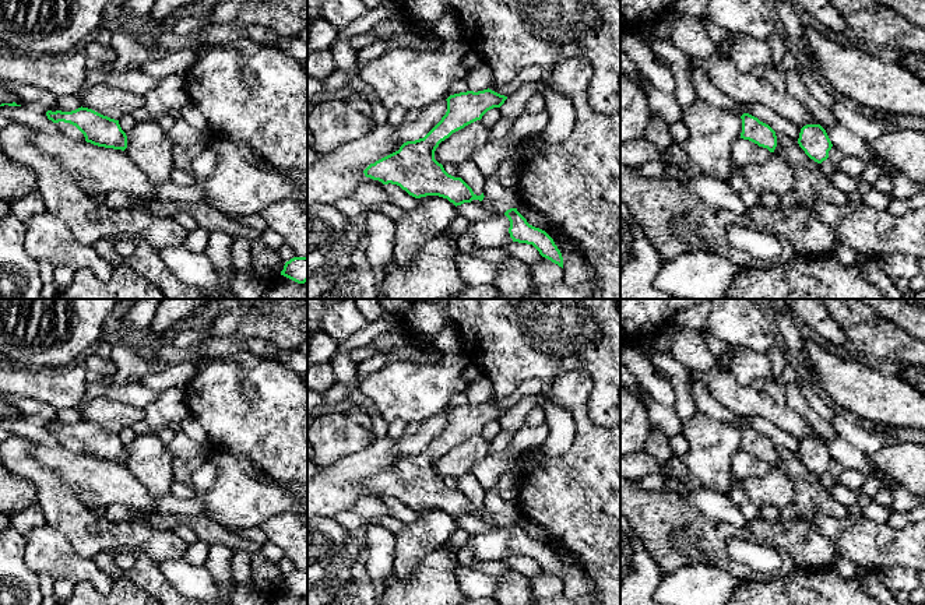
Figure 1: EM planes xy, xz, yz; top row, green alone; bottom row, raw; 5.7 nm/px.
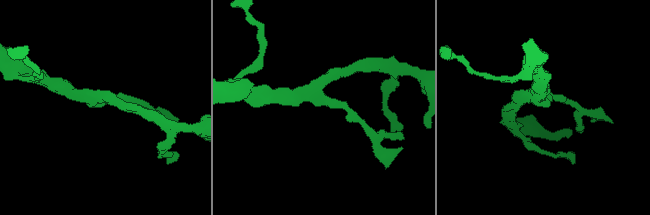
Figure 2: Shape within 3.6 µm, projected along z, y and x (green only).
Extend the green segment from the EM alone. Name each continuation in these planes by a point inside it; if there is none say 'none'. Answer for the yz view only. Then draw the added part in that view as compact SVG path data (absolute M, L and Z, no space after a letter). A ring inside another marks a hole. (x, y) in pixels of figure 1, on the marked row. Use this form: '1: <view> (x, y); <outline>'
none

